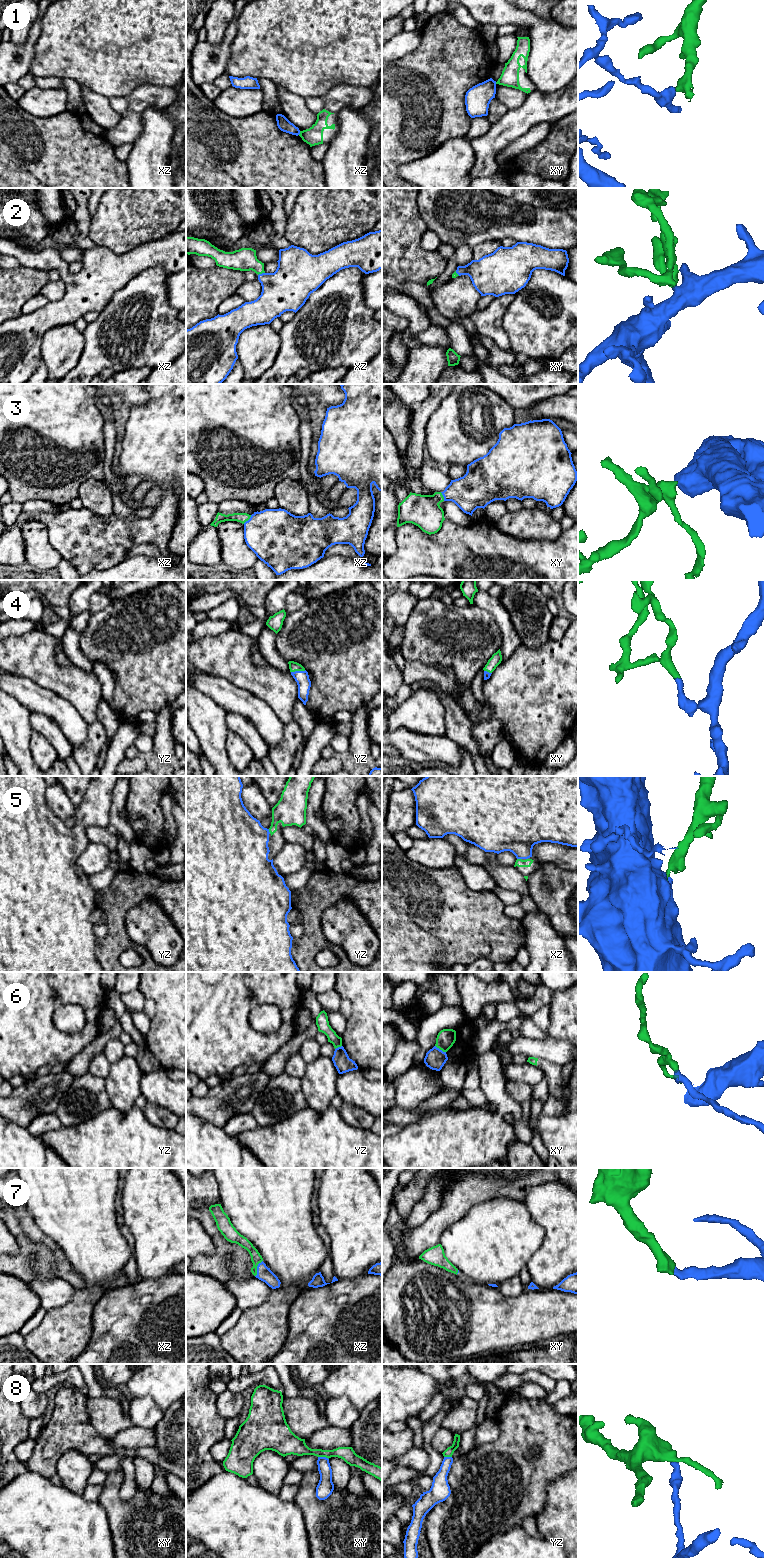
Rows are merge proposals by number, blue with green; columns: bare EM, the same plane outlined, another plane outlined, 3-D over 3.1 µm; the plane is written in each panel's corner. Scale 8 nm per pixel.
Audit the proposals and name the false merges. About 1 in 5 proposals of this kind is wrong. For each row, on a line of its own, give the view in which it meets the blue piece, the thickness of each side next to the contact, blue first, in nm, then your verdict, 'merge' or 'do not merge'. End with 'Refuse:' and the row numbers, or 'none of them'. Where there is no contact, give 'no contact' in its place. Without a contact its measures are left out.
1: meets blue in xz; 100 nm thick on the blue side, 150 nm on the other; do not merge
2: meets blue in xz; 360 nm thick on the blue side, 190 nm on the other; merge
3: meets blue in xz; 440 nm thick on the blue side, 80 nm on the other; merge
4: meets blue in yz; 110 nm thick on the blue side, 80 nm on the other; merge
5: meets blue in yz; 460 nm thick on the blue side, 240 nm on the other; merge
6: meets blue in xy; 160 nm thick on the blue side, 150 nm on the other; merge
7: meets blue in xz; 120 nm thick on the blue side, 90 nm on the other; merge
8: meets blue in xy; 140 nm thick on the blue side, 140 nm on the other; do not merge
Refuse: 1, 8

